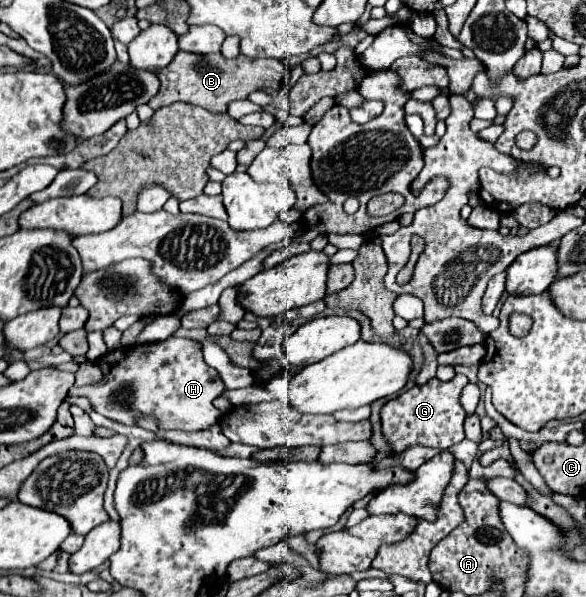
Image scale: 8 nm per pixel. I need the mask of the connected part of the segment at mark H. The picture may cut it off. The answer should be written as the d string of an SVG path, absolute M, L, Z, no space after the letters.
M167 338L163 342L153 342L153 344L133 344L133 346L121 346L117 350L105 352L101 358L95 362L103 378L101 382L81 386L81 388L70 389L67 393L70 396L85 396L93 410L119 422L125 426L137 426L137 418L151 416L157 420L157 424L163 430L185 430L185 432L195 432L195 430L205 430L213 424L219 422L221 412L213 406L213 400L225 390L223 380L219 378L217 370L209 368L201 356L201 346L195 340L189 338Z

